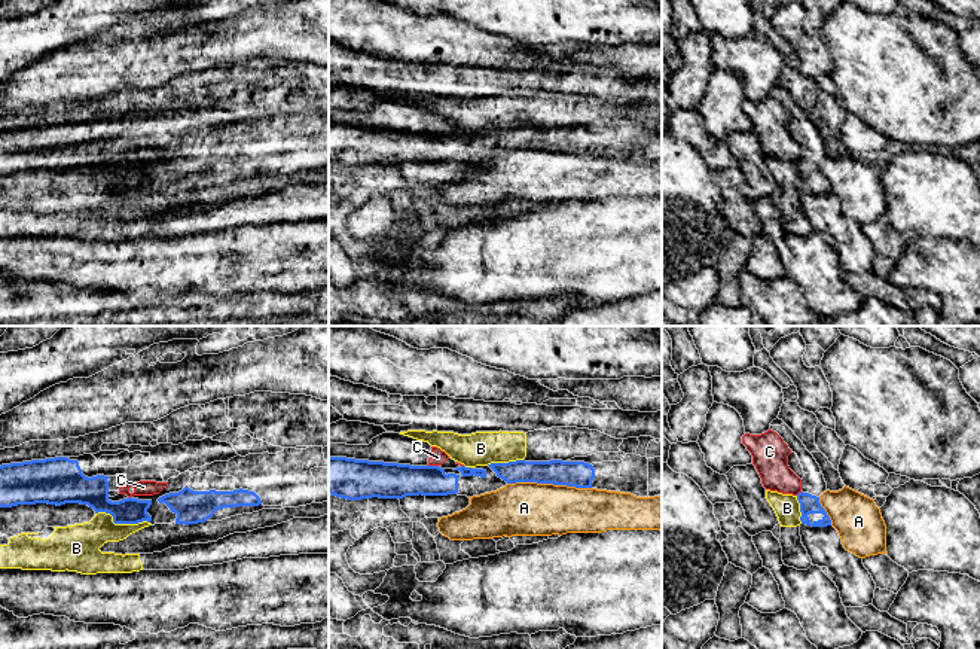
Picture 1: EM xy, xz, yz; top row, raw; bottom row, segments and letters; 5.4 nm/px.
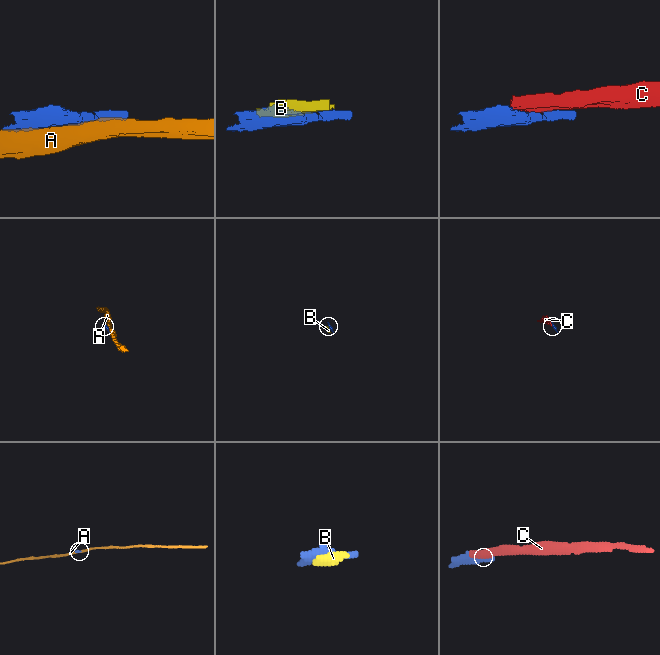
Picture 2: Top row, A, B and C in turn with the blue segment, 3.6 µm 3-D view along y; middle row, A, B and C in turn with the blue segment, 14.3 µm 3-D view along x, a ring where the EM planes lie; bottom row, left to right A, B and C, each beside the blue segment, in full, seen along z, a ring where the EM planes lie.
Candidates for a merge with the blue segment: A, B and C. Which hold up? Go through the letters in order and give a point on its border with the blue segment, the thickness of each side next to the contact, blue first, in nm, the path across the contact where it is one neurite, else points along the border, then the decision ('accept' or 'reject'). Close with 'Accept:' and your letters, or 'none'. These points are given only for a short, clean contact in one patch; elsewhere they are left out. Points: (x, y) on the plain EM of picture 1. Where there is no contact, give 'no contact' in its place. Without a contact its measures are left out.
A: xz (549, 149) | 140/280 nm | reject
B: xy (121, 189) | 160/220 nm | along xy (95, 179), (107, 179), (115, 189), (149, 189) | reject
C: xz (433, 133) | 190/90 nm | along xz (427, 131), (437, 133) | reject
Accept: none

